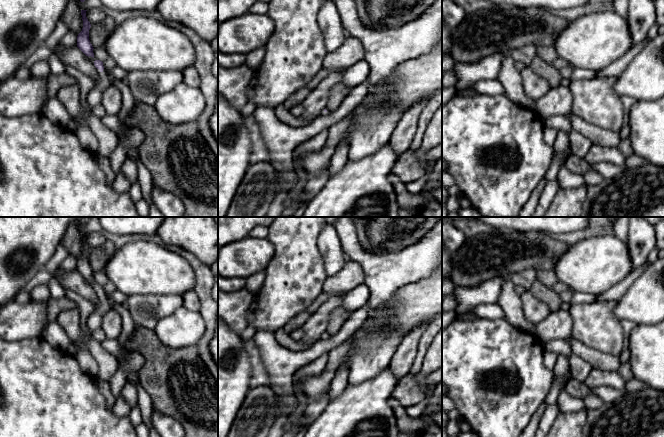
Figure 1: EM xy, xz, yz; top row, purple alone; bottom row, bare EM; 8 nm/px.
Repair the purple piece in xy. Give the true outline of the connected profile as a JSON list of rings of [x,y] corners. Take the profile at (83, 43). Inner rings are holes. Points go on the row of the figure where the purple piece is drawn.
[[[81,10],[83,28],[82,31],[77,36],[77,47],[89,57],[89,59],[94,63],[97,73],[99,75],[99,81],[95,84],[92,90],[88,93],[87,101],[91,108],[101,104],[103,92],[111,85],[110,78],[108,76],[107,70],[103,66],[103,62],[96,60],[94,58],[93,46],[89,40],[89,30],[91,27],[90,22],[86,17],[87,10]]]

